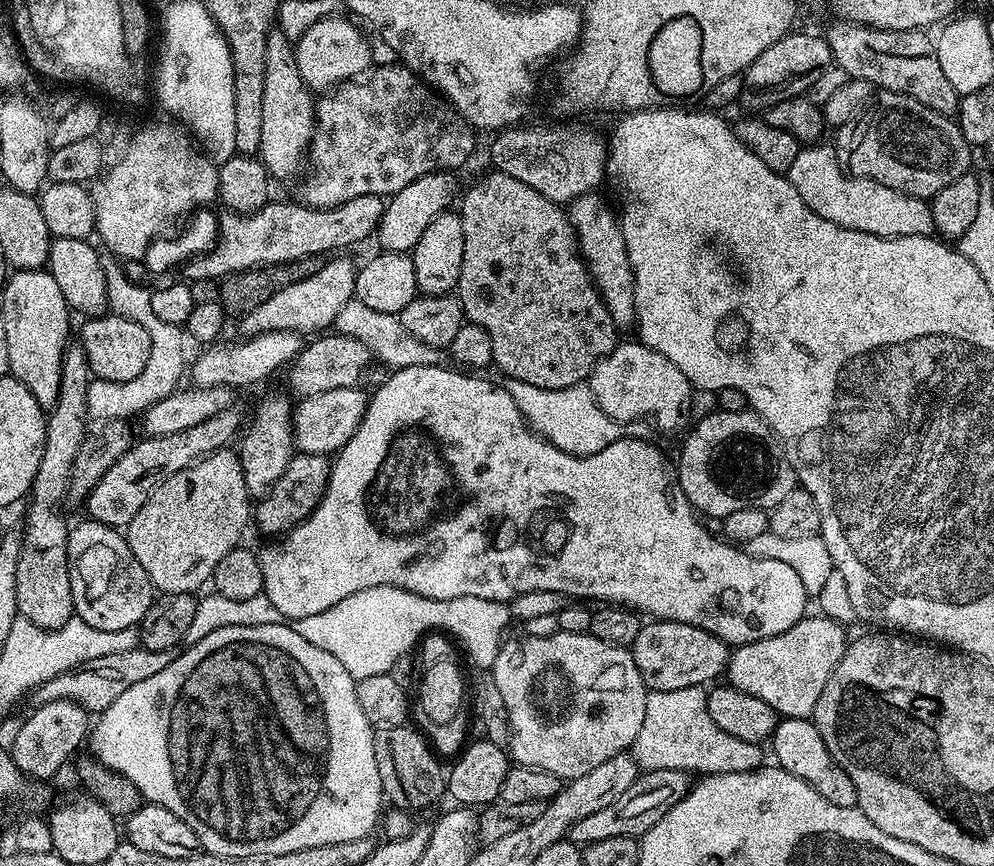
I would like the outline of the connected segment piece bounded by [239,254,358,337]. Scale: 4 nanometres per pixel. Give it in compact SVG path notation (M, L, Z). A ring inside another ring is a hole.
M340 254L329 262L321 263L315 276L302 282L294 282L294 286L286 286L286 290L278 290L271 298L266 298L262 306L245 312L239 321L245 337L261 336L264 332L299 332L301 334L320 334L331 329L338 318L338 310L346 306L354 298L357 291L357 265L347 260L347 255Z

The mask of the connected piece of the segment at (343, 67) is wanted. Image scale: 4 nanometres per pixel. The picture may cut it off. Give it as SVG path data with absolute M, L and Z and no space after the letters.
M339 14L323 16L314 22L314 26L310 26L310 30L306 30L306 34L302 34L300 40L295 41L298 74L302 74L302 82L306 82L313 93L327 94L341 84L363 77L373 67L372 48L360 33L361 25L356 24L343 20Z

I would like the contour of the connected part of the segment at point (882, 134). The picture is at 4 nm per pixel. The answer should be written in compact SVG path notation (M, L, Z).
M877 91L857 115L848 134L846 168L851 175L873 180L882 186L890 186L890 190L898 190L919 200L931 201L938 194L938 190L946 190L950 182L969 175L971 169L968 167L972 164L974 148L966 142L966 138L962 138L962 130L955 119L922 106L922 102L906 94Z

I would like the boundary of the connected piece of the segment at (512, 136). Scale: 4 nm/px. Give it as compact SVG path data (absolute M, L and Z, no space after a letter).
M524 127L505 128L491 137L491 167L495 171L510 174L510 178L518 178L518 182L526 182L530 190L538 190L542 198L550 198L561 206L599 189L600 178L602 180L606 174L610 148L598 133Z

